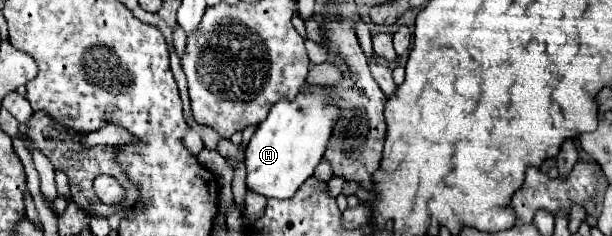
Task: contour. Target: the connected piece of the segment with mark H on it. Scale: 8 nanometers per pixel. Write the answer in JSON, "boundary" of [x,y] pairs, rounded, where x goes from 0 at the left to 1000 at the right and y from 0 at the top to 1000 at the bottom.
{"boundary":[[[495,356],[495,373],[485,390],[485,407],[479,424],[472,415],[459,415],[440,475],[440,492],[420,534],[413,585],[404,610],[404,644],[400,644],[400,695],[404,695],[404,797],[436,831],[436,839],[475,839],[482,822],[482,805],[489,805],[489,788],[502,763],[502,746],[511,737],[515,703],[521,695],[521,678],[531,653],[531,619],[541,585],[544,534],[554,508],[554,449],[544,432],[547,407],[541,398],[541,373],[531,356]]]}

